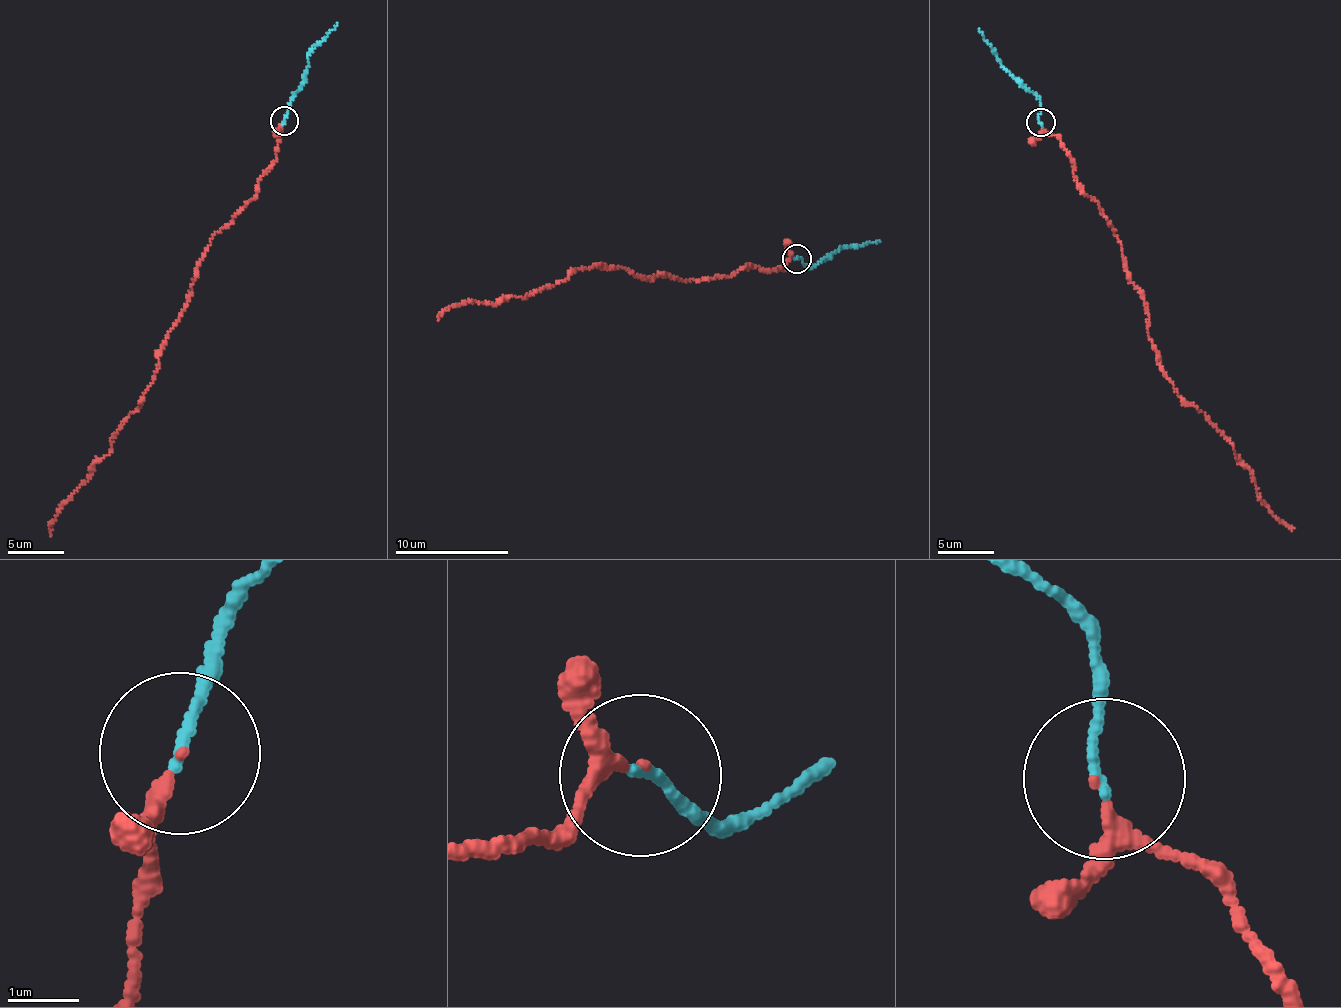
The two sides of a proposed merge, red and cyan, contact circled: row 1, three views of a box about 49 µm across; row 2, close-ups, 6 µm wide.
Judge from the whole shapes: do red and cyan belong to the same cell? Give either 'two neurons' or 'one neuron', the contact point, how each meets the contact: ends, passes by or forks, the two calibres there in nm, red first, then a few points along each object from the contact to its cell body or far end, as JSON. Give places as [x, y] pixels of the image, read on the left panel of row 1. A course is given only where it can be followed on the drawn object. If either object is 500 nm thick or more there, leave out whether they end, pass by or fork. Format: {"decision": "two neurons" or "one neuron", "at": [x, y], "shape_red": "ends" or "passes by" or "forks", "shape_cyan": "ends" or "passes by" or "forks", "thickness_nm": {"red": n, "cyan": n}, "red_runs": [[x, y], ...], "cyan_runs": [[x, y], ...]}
{"decision": "one neuron", "at": [284, 120], "shape_red": "passes by", "shape_cyan": "ends", "thickness_nm": {"red": 140, "cyan": 130}, "red_runs": [[284, 120], [276, 158], [243, 210], [211, 243], [157, 371], [109, 452], [64, 501], [51, 525], [51, 535]], "cyan_runs": [[285, 121], [310, 55], [337, 23]]}

